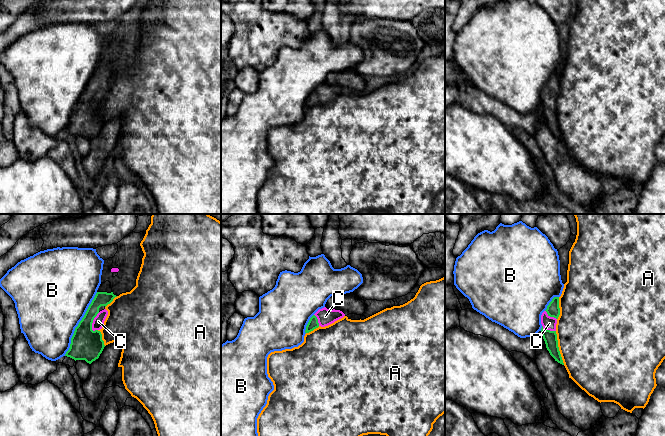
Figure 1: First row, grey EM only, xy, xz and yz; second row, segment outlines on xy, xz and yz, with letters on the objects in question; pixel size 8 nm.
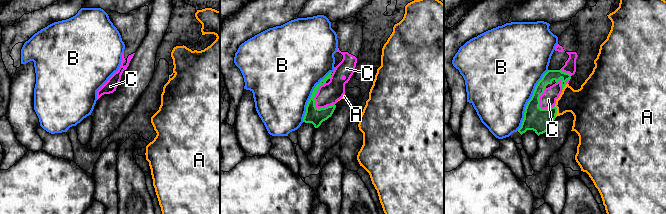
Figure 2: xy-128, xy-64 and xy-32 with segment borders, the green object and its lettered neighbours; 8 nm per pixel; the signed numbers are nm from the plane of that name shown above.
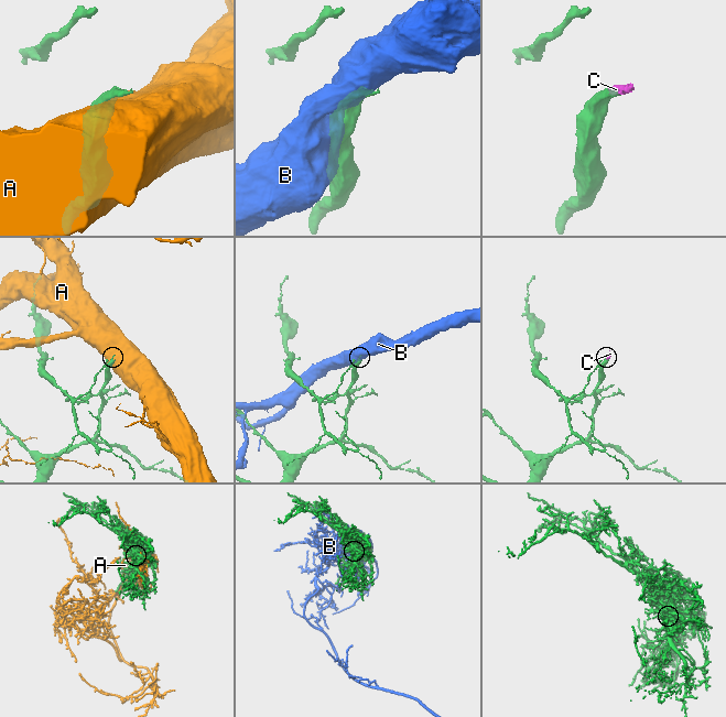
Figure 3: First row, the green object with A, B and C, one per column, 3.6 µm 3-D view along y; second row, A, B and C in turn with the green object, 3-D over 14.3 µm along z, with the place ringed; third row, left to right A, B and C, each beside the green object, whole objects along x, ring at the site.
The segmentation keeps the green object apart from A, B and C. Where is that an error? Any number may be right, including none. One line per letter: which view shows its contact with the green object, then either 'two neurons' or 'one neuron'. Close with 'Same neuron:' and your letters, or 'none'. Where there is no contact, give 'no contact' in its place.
A: meets green in yz; two neurons
B: meets green in xy; two neurons
C: meets green in xy; one neuron
Same neuron: C

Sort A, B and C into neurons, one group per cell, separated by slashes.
A / B / C

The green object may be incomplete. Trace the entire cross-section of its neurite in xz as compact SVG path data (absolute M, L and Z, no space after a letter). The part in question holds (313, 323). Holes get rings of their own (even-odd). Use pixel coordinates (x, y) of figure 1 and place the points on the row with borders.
M326 307L319 309L309 320L305 333L309 333L319 326L325 327L343 318L345 314L340 310L331 310Z

